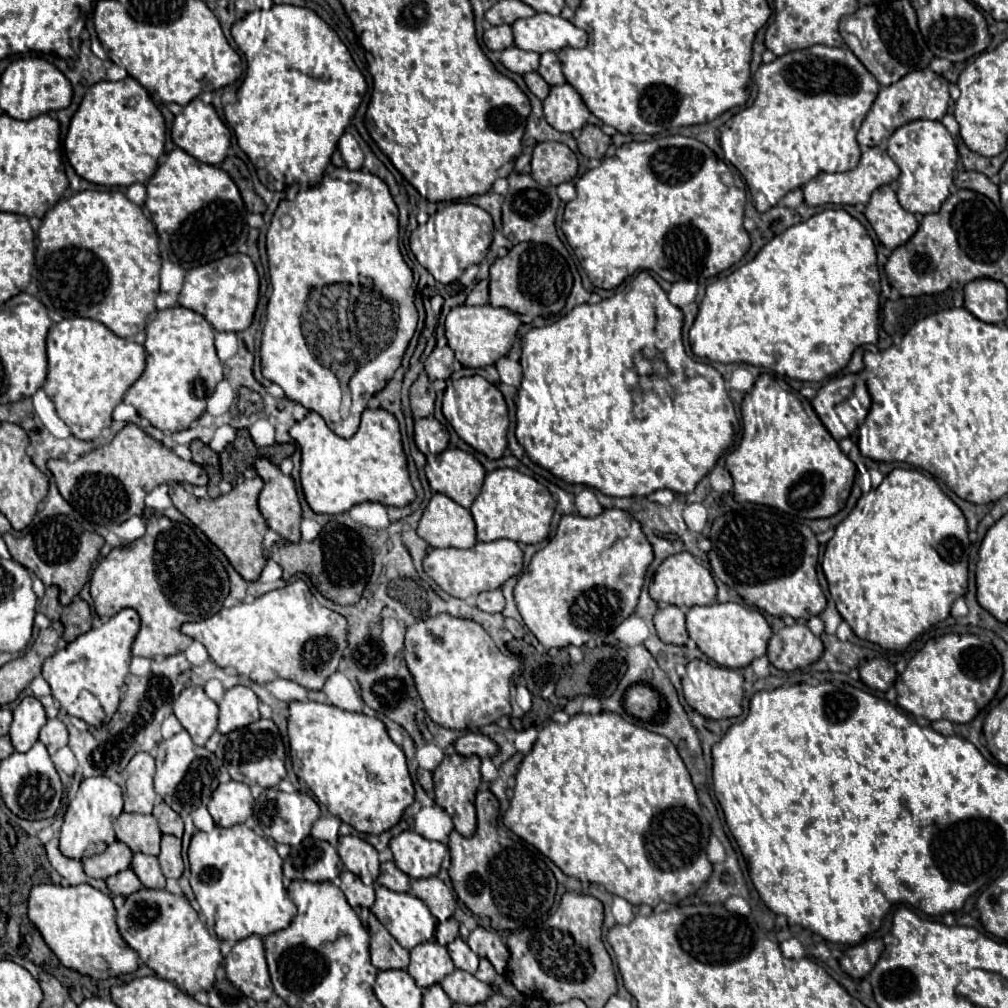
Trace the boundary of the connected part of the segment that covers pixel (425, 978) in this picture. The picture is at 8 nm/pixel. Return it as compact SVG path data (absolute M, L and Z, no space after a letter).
M434 940L418 944L416 948L410 950L408 974L416 980L420 988L438 984L452 970L454 964L448 950L444 946L438 946L438 942Z

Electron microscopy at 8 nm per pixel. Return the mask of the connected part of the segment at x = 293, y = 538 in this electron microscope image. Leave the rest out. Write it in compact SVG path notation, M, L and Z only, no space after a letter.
M266 458L256 460L254 468L256 468L258 476L264 480L264 488L258 496L258 506L260 506L260 512L262 512L264 520L268 522L268 528L278 532L288 542L298 542L300 540L300 514L302 514L302 510L300 510L300 502L298 502L298 496L296 496L294 480L290 476L282 474L280 468L274 466Z

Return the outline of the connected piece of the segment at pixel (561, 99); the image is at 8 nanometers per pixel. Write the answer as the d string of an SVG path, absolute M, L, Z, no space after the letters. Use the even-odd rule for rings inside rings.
M552 86L548 98L542 102L546 122L558 132L572 132L586 124L590 112L580 94L570 86Z

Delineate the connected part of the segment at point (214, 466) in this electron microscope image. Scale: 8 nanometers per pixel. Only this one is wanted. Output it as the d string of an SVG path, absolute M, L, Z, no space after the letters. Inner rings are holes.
M194 440L190 444L192 450L192 462L196 462L198 466L202 466L210 478L208 482L208 496L216 498L218 496L218 484L220 484L220 462L218 462L218 454L214 450L210 450L206 444L202 444L200 440Z

